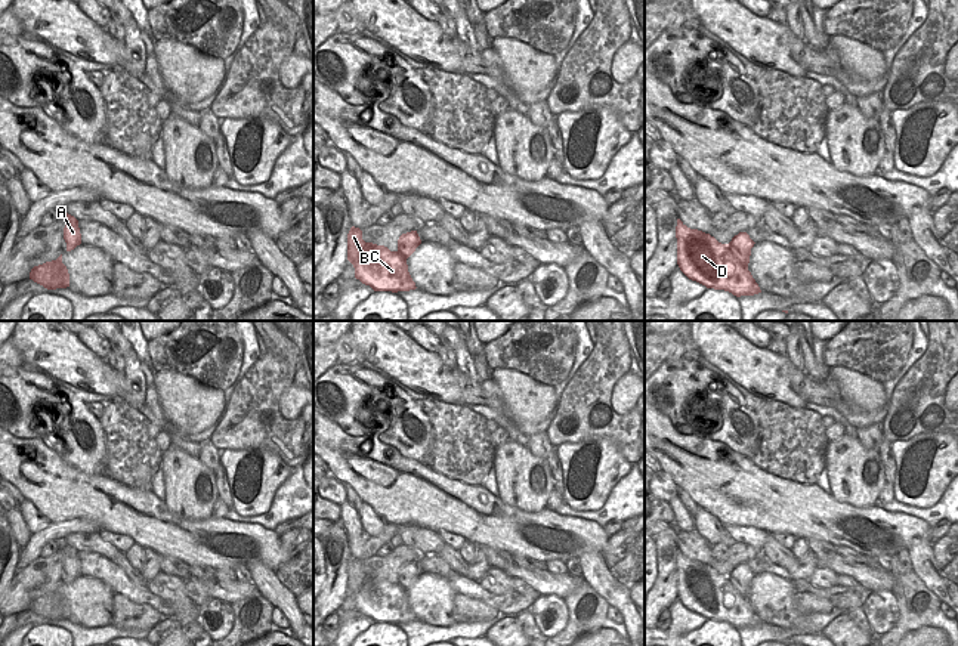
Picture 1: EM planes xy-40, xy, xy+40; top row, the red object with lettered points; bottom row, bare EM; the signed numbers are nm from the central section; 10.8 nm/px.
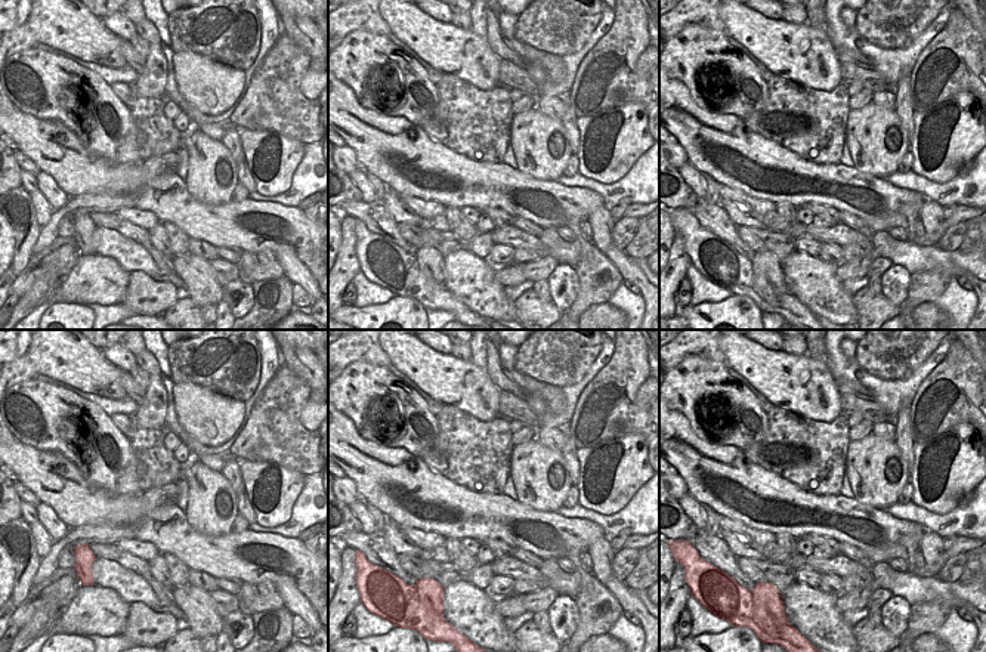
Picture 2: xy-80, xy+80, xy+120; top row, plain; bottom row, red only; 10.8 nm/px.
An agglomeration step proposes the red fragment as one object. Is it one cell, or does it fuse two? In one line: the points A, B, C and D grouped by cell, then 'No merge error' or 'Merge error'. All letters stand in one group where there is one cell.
Groups: A / B C D. Merge error.

